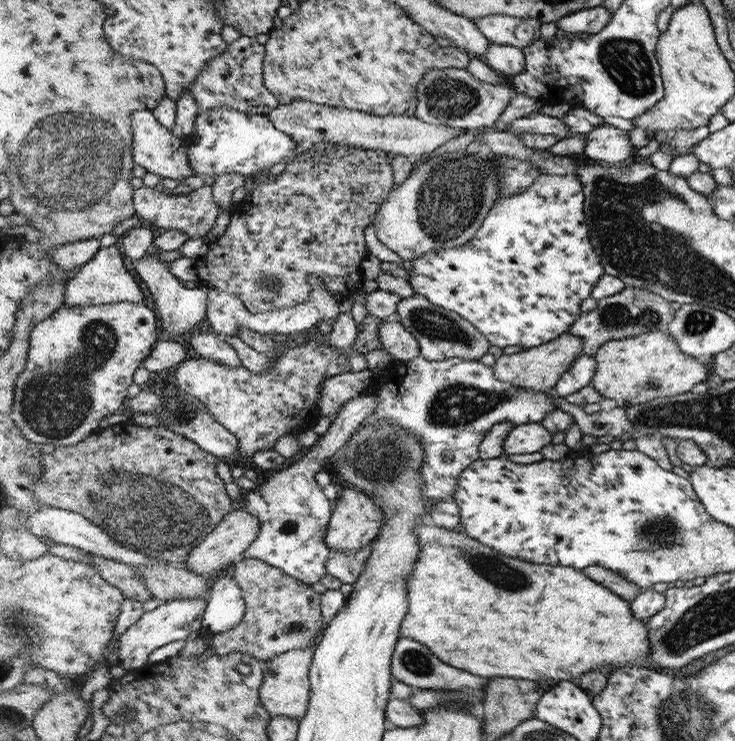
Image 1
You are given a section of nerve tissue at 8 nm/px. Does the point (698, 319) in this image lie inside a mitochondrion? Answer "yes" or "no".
yes

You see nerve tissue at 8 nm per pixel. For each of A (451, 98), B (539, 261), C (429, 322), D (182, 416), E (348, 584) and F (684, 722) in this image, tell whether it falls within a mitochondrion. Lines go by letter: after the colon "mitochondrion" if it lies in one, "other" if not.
A: mitochondrion
B: other
C: mitochondrion
D: mitochondrion
E: other
F: mitochondrion

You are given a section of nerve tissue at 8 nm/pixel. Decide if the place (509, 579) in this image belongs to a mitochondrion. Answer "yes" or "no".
yes

